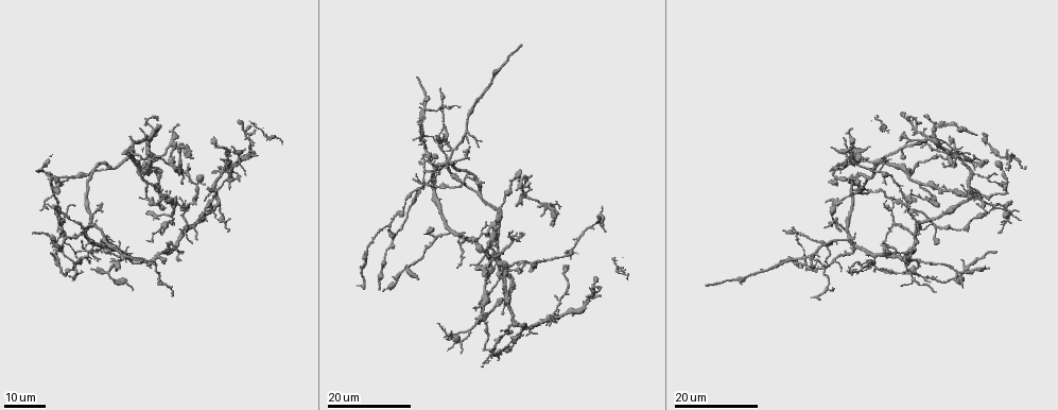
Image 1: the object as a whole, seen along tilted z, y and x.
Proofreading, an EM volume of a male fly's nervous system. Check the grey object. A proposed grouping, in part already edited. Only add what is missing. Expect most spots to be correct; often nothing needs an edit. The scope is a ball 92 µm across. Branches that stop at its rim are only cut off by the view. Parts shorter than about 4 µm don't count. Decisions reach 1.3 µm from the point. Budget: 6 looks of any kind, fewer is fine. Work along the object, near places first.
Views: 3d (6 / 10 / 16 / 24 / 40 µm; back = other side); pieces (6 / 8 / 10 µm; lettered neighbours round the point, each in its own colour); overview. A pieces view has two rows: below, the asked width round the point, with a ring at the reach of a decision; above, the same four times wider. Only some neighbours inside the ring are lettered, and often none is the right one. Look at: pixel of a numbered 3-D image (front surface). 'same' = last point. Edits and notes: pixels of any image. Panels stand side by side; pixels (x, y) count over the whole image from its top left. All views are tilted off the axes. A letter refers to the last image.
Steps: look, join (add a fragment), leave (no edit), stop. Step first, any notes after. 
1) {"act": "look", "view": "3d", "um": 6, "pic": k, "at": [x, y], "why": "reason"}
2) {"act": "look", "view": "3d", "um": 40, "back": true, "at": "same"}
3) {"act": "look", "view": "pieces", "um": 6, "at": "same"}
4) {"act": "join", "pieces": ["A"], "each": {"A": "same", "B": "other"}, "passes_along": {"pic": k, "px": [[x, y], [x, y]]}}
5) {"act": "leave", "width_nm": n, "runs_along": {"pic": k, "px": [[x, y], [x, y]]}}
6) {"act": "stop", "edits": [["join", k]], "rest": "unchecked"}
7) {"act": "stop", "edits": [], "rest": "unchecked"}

{"act": "look", "view": "3d", "um": 24, "pic": 1, "at": [867, 159], "why": "end of a long branch"}

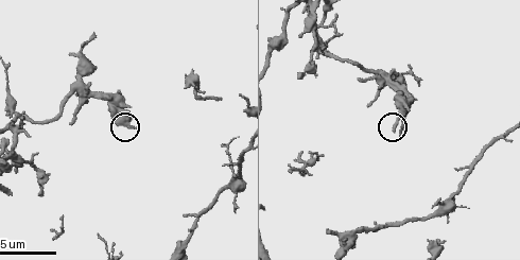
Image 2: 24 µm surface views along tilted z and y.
{"act": "look", "view": "pieces", "um": 10, "pic": 2, "at": [394, 130]}

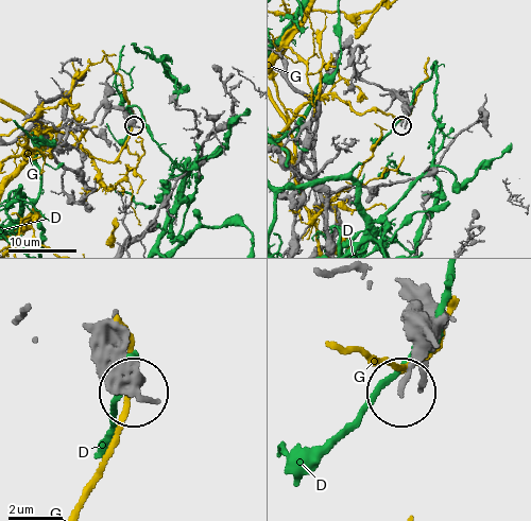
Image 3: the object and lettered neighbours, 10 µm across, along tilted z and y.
{"act": "leave", "each": {"D": "other", "G": "other"}, "found": "no lettered fragment goes on from it"}

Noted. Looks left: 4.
{"act": "look", "view": "3d", "um": 16, "pic": 1, "at": [170, 295], "why": "tapers out"}

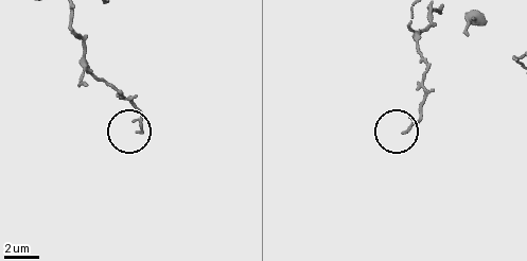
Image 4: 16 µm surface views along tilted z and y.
{"act": "look", "view": "pieces", "um": 8, "pic": 4, "at": [405, 130]}

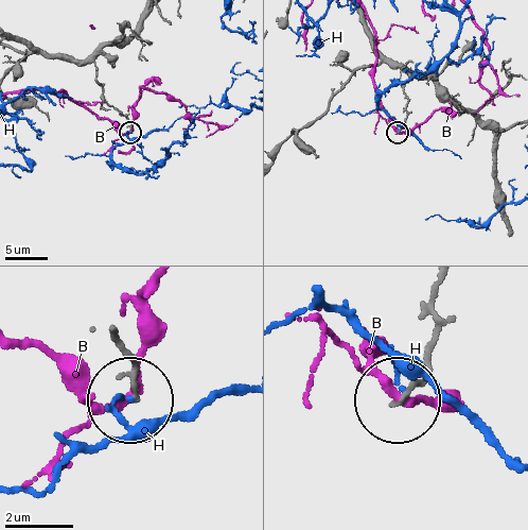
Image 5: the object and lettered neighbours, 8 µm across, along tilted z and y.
{"act": "leave", "width_nm": 130, "each": {"B": "other", "H": "other"}, "runs_along": {"pic": 5, "px": [[50, 53], [93, 62], [104, 98], [126, 115], [130, 132]]}, "found": "none of them fits"}

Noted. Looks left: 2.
{"act": "look", "view": "3d", "um": 16, "pic": 1, "at": [950, 168], "why": "free end"}

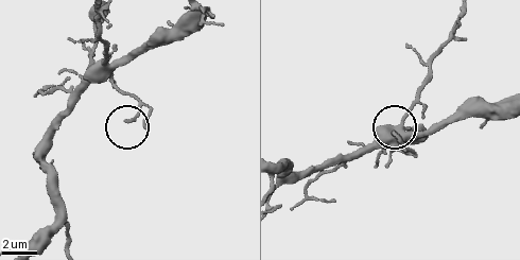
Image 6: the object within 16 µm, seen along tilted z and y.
{"act": "look", "view": "pieces", "um": 10, "pic": 6, "at": [126, 123]}

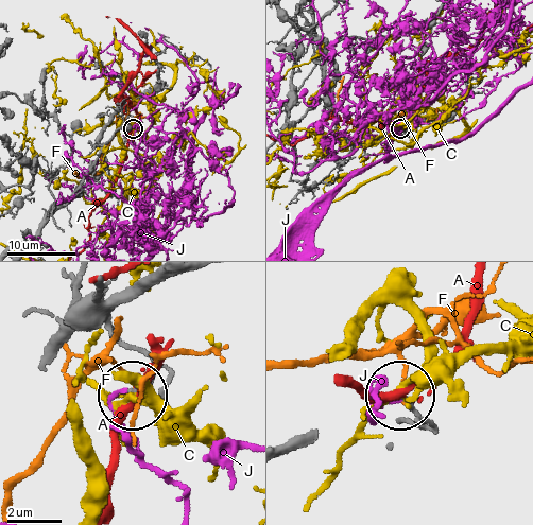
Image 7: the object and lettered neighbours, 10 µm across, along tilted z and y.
{"act": "leave", "width_nm": 170, "each": {"A": "other", "C": "other", "F": "other", "J": "other"}, "found": "none of them fits"}

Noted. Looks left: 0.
{"act": "stop", "edits": [], "rest": "unchecked"}

